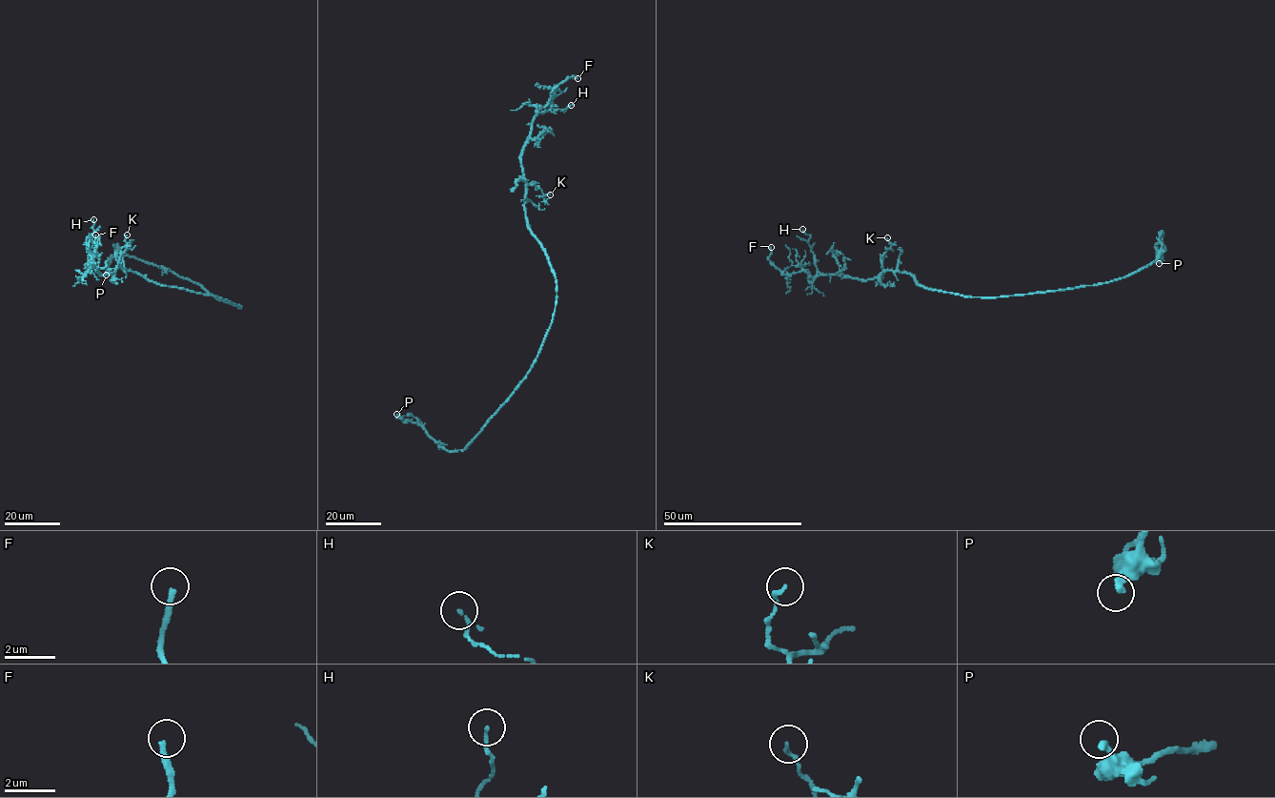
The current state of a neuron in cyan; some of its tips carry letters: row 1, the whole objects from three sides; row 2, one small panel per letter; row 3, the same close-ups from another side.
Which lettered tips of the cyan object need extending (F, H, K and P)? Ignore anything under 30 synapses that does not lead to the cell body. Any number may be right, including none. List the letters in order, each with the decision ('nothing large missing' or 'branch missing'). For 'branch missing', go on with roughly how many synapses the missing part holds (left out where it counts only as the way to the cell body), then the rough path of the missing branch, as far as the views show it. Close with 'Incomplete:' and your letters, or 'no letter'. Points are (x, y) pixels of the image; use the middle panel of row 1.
F: branch missing | (577, 78), (582, 82), (580, 57)
H: nothing large missing
K: nothing large missing
P: nothing large missing
Incomplete: F

